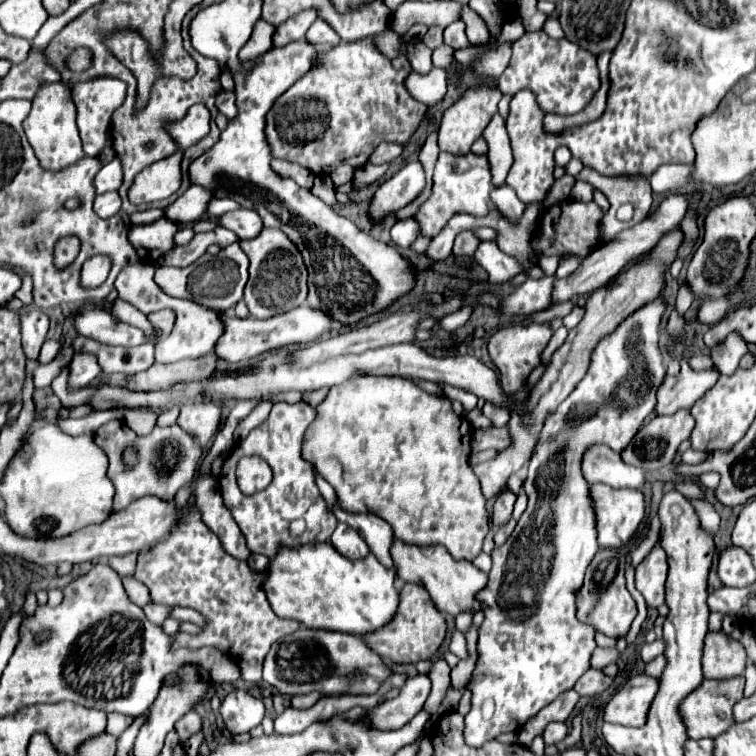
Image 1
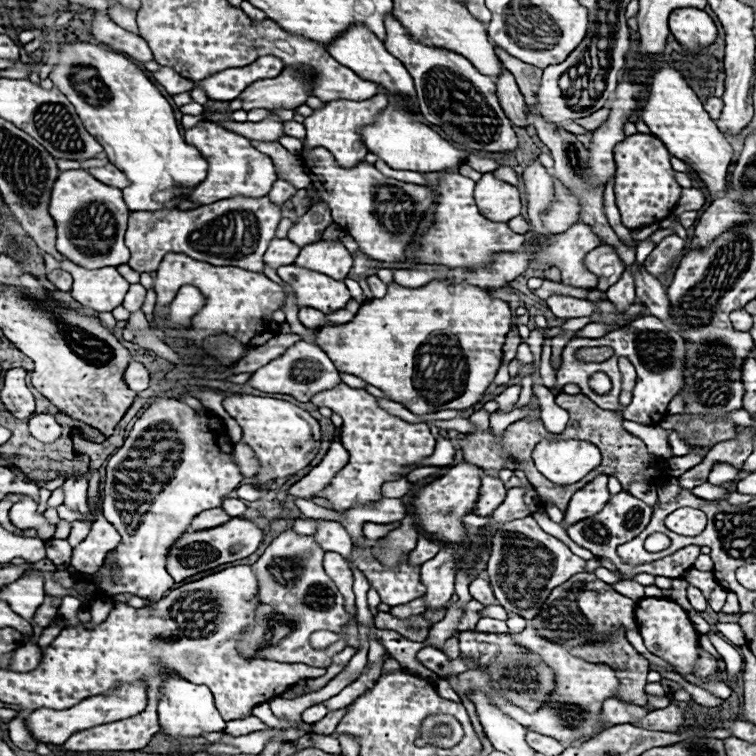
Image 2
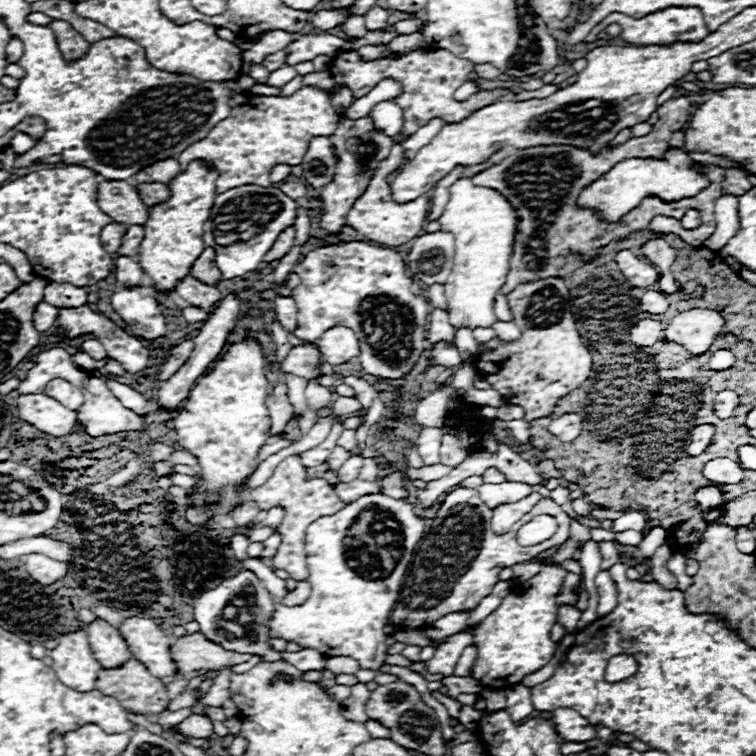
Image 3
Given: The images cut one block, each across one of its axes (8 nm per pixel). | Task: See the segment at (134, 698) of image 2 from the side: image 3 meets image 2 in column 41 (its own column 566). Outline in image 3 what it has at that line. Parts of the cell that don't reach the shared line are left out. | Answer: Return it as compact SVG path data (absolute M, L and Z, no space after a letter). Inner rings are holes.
M570 708L554 710L552 722L554 726L558 726L558 736L564 742L586 742L596 738L596 728L584 716Z

